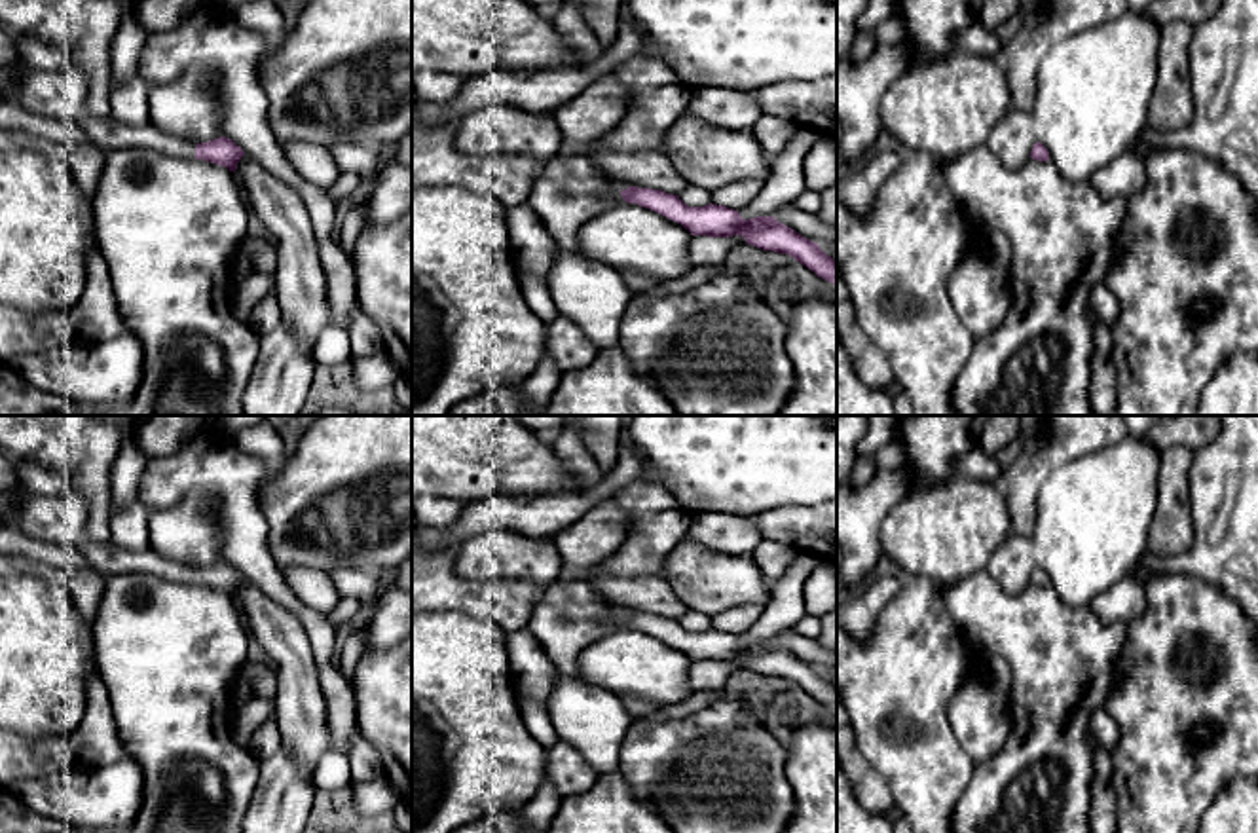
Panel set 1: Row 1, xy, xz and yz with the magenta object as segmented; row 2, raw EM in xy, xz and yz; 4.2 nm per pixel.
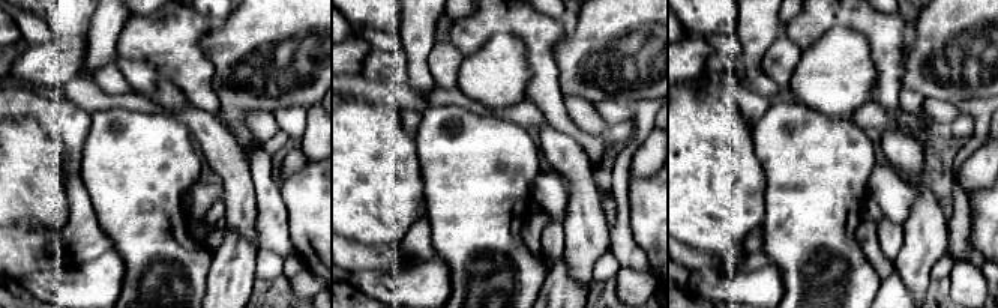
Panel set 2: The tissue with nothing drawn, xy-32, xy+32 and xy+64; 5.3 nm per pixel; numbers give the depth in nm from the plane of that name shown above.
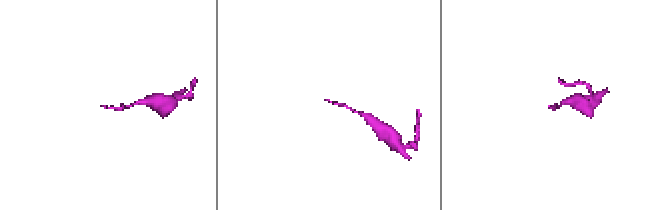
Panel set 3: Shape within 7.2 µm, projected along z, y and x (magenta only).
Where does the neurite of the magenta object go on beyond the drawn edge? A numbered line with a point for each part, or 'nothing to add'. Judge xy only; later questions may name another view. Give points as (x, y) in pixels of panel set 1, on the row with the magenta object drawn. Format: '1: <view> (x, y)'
1: xy (107, 133)

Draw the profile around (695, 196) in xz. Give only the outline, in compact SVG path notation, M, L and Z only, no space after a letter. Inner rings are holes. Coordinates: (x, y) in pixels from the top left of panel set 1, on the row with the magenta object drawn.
M689 184L677 195L689 207L704 207L712 203L712 190L696 184Z

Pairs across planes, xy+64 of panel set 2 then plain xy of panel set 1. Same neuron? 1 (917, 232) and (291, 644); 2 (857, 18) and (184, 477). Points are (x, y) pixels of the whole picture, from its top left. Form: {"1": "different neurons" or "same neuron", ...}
{"1": "same neuron", "2": "same neuron"}

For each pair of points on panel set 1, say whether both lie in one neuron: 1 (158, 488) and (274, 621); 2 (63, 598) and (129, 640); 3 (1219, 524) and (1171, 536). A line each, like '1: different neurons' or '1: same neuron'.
1: different neurons
2: different neurons
3: different neurons

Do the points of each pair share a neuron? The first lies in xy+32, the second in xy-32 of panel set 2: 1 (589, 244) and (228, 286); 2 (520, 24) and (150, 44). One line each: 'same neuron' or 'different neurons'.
1: different neurons
2: same neuron

